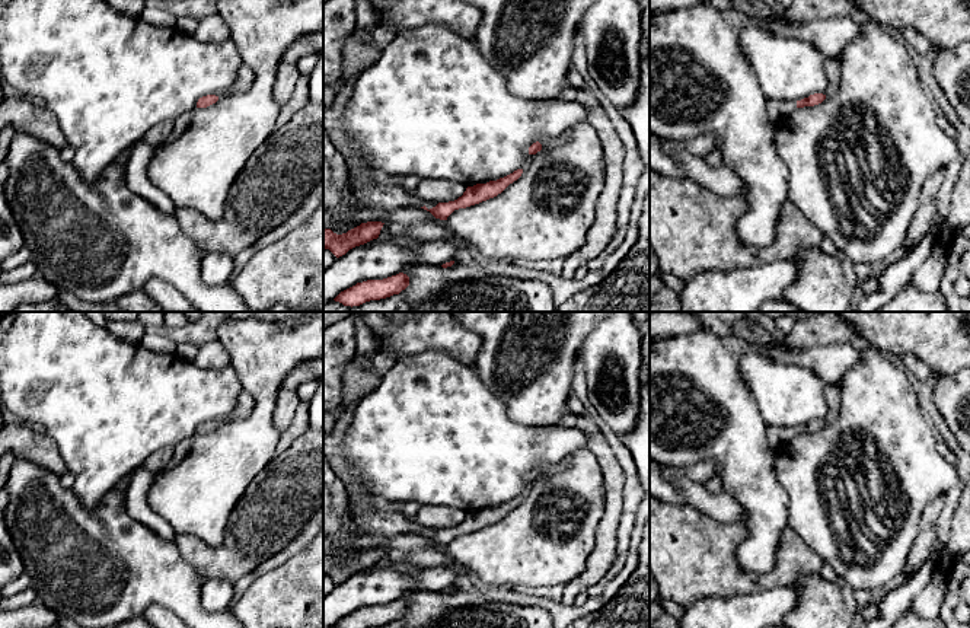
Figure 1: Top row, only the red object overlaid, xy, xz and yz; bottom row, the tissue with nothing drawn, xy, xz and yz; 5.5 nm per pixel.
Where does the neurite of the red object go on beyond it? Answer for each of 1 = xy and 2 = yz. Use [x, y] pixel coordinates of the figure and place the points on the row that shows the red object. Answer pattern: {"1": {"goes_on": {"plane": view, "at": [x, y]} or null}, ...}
{"1": {"goes_on": null}, "2": {"goes_on": {"plane": "yz", "at": [777, 110]}}}

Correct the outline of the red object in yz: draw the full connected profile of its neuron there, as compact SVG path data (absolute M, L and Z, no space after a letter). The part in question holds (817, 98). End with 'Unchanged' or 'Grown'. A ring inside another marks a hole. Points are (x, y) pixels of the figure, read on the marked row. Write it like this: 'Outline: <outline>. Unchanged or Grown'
Outline: M814 93L797 102L768 101L769 119L776 125L782 118L797 108L814 106L826 99L823 93Z. Grown

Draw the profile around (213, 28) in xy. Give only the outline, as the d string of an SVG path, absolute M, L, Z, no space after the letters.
M213 13L198 20L192 35L204 41L221 41L230 36L230 29L220 15Z

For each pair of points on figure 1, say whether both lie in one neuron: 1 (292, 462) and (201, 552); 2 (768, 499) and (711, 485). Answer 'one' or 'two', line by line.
1: one
2: two

